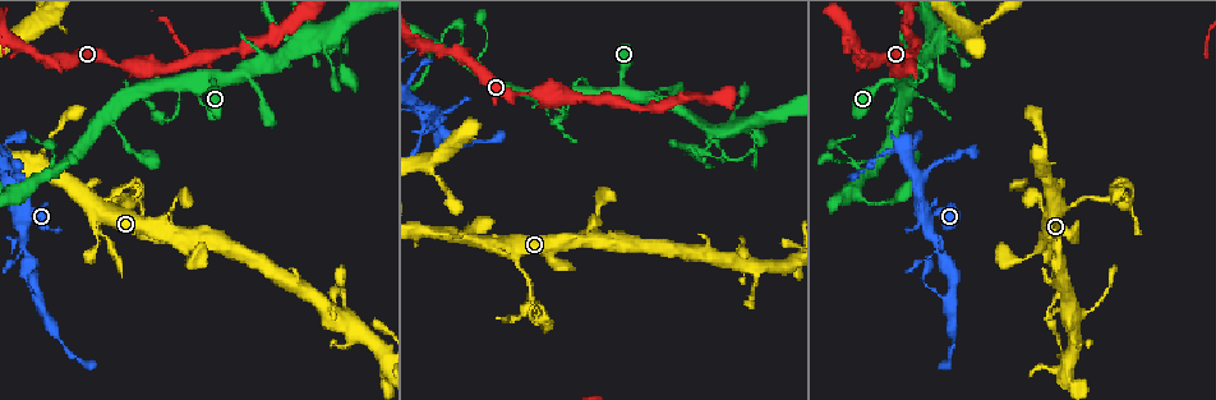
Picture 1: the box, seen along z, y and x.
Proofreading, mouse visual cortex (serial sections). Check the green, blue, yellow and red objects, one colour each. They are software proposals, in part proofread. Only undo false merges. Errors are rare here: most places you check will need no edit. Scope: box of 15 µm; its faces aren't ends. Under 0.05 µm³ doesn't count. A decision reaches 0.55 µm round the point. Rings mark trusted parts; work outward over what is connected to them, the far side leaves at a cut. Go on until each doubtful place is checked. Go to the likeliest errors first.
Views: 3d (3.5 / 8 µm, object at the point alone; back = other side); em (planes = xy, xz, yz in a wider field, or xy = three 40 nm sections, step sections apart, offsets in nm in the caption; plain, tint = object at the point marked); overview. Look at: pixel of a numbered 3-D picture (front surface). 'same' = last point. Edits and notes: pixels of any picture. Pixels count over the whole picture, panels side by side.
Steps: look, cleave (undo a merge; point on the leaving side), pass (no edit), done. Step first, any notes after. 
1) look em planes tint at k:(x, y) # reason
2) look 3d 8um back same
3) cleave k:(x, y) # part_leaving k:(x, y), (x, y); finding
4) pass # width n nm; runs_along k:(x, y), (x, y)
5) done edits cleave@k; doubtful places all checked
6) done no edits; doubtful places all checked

look 3d 8um at 1:(1070, 206)

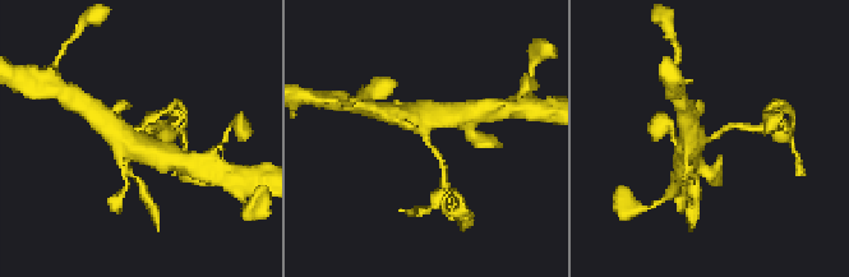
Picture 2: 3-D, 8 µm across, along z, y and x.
look 3d 3.5um at 2:(423, 134)

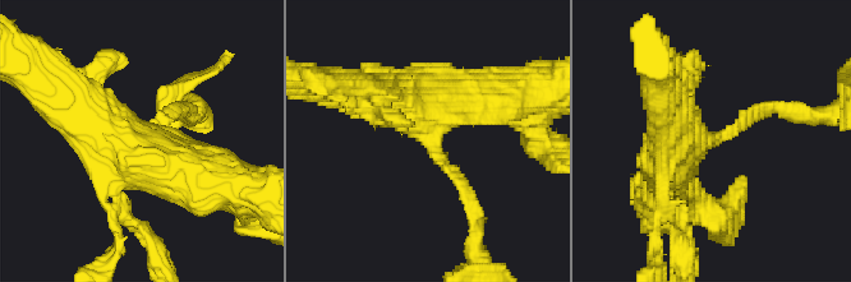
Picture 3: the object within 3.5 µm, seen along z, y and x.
look em xy step 3 tint at 3:(712, 136) # arm_widths 150, 600 nm; now the EM

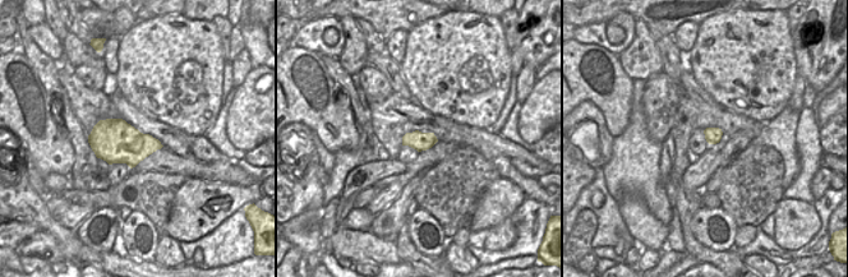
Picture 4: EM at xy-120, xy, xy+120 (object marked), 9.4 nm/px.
pass # runs_along 3:(667, 170), (688, 142), (776, 106); all the same cell

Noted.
look em xy step 3 tint at 1:(942, 38) # sharp bend

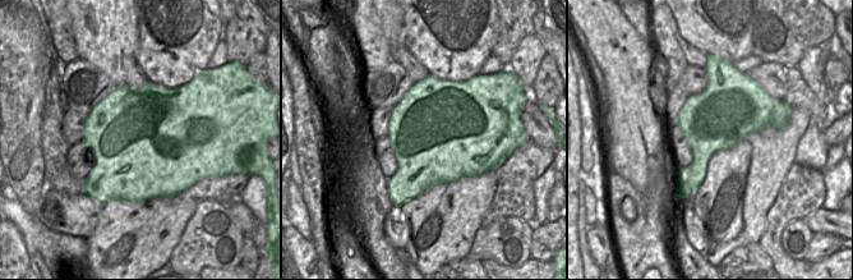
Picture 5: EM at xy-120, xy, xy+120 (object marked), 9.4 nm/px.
look 3d 3.5um same # see where the arms go

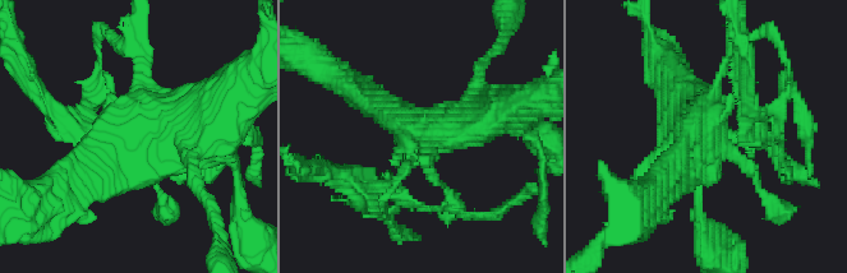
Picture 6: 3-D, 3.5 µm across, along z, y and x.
pass # width 950 nm; runs_along 6:(70, 176), (133, 134), (212, 125); one cell here

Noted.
look 3d 3.5um at 1:(697, 158) # abrupt turn

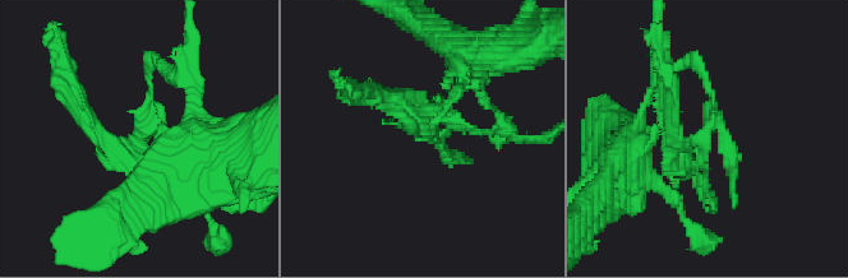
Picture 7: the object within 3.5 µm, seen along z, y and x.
look em xy step 1 tint at 7:(138, 136) # now the EM

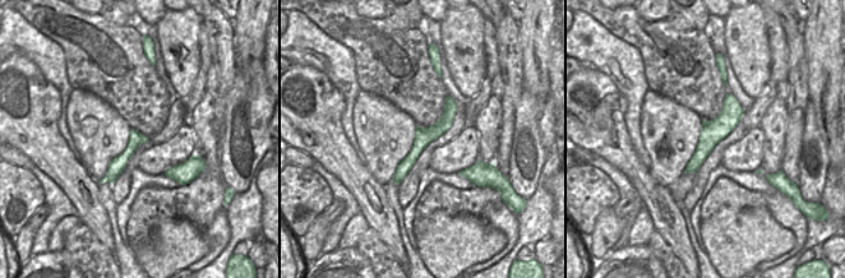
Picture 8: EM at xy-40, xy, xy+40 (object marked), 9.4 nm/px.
pass # width 170 nm; runs_along 7:(439, 117), (436, 140), (369, 95); continuous, no second cell

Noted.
look 3d 3.5um at 1:(1050, 236) # thin neck

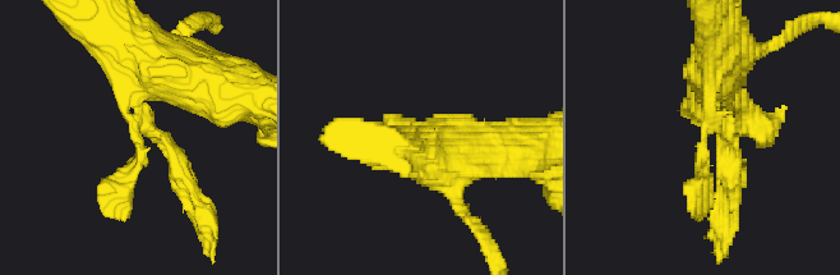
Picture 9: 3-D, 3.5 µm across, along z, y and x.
look em xy step 1 tint at 9:(140, 141)

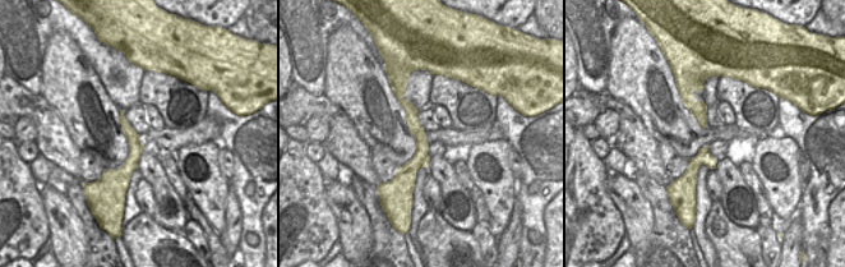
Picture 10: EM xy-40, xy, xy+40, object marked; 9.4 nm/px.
pass # runs_along 10:(401, 83), (420, 134), (409, 188); one cell here

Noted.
done no edits; doubtful places all checked

